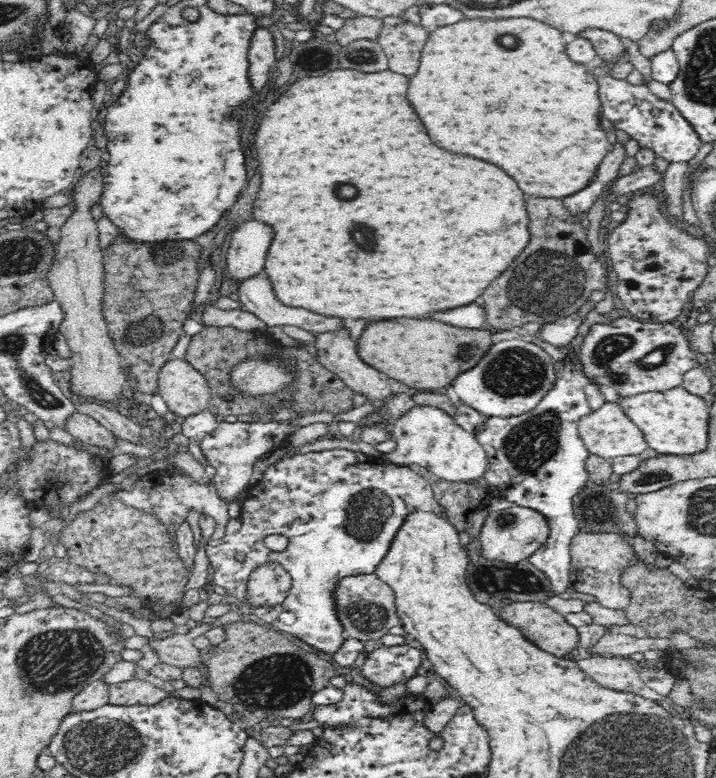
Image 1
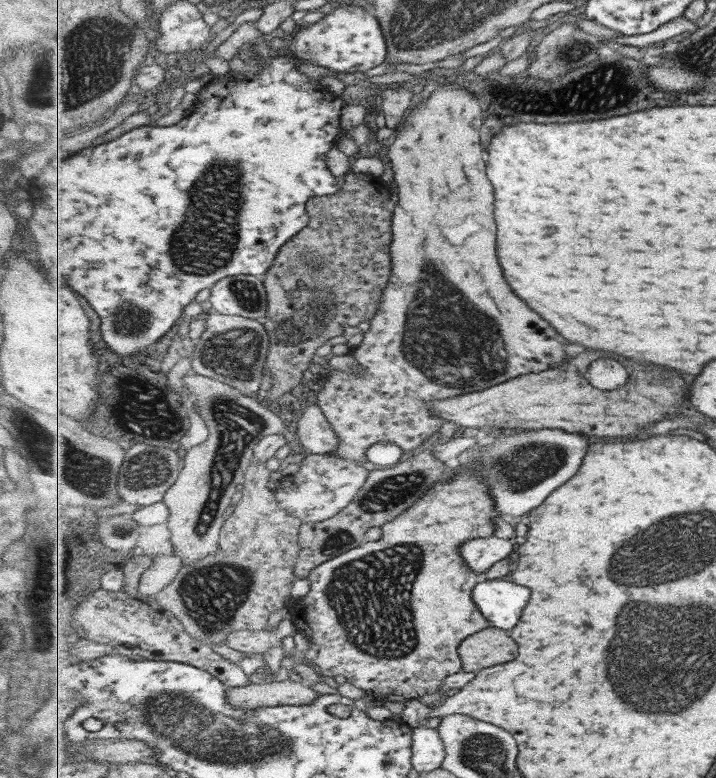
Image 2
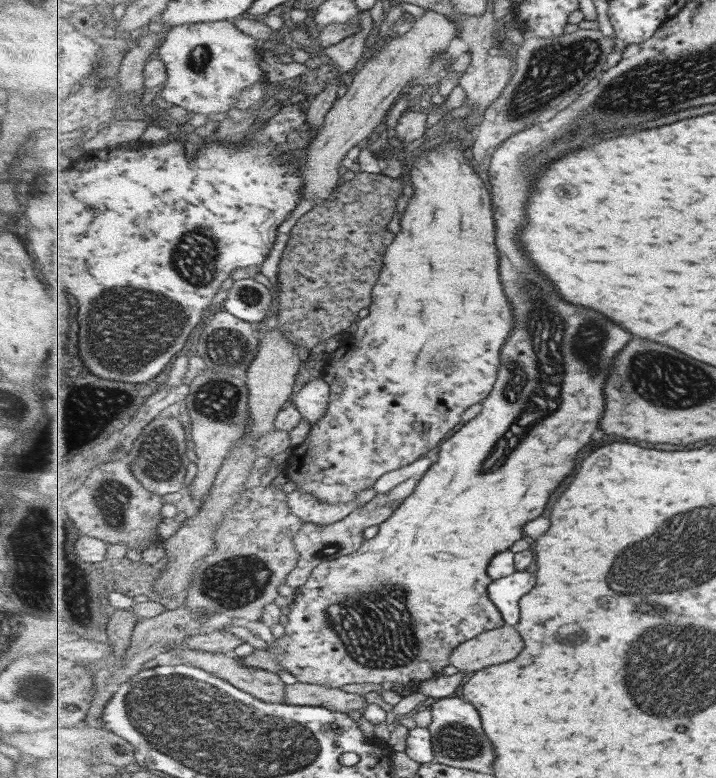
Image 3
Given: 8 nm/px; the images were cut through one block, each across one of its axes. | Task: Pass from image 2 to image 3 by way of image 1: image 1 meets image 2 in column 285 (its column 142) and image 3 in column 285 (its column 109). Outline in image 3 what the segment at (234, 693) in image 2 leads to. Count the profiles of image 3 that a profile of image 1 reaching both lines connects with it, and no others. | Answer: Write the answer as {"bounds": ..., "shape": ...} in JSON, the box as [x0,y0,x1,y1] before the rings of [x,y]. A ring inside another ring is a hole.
{"bounds":[285,680,369,712],"shape":[[[298,680],[285,686],[287,698],[285,703],[295,706],[322,705],[333,712],[353,712],[353,710],[363,711],[369,702],[361,694],[345,692],[339,688],[329,686],[302,683]]]}

